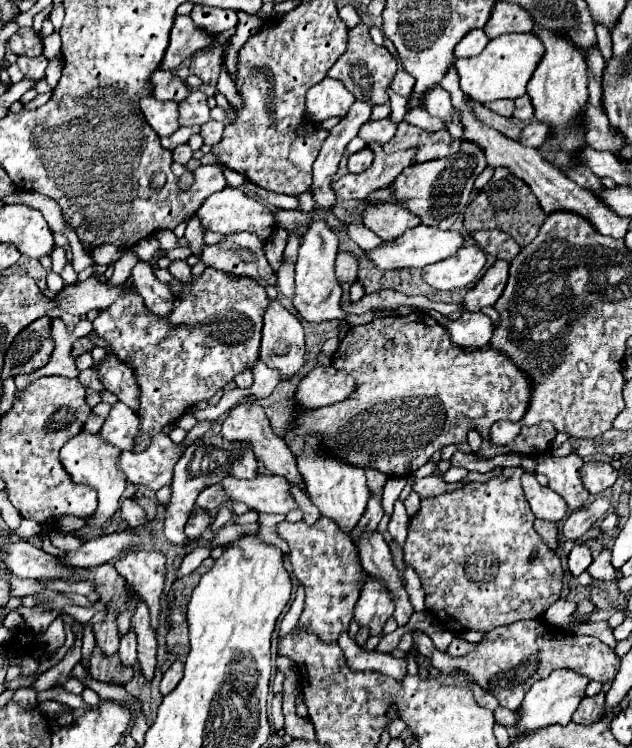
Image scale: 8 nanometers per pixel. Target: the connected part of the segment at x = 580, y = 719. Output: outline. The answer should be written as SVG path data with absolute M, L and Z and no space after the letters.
M604 696L584 698L572 716L576 724L594 724L600 722L602 718L604 718Z

